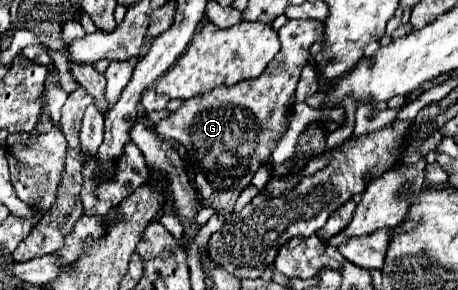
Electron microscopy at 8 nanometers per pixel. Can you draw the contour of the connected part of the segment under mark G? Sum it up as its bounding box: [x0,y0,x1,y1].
[154,21,320,217]

